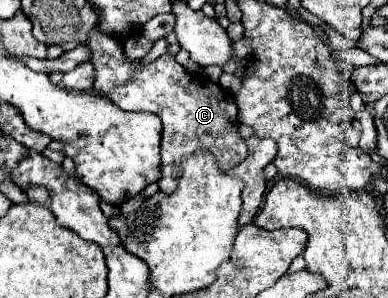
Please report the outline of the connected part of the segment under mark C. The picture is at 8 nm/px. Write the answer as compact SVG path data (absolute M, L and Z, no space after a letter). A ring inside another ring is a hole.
M98 28L92 32L86 44L92 50L92 64L96 68L94 88L110 98L116 106L136 112L152 112L162 120L162 178L158 186L162 192L172 192L176 188L178 164L184 154L196 152L200 148L212 148L216 152L220 168L228 170L246 156L246 144L238 134L238 108L228 90L208 78L198 78L182 68L172 54L162 54L160 58L144 64L142 60L130 60L116 38L102 34Z

